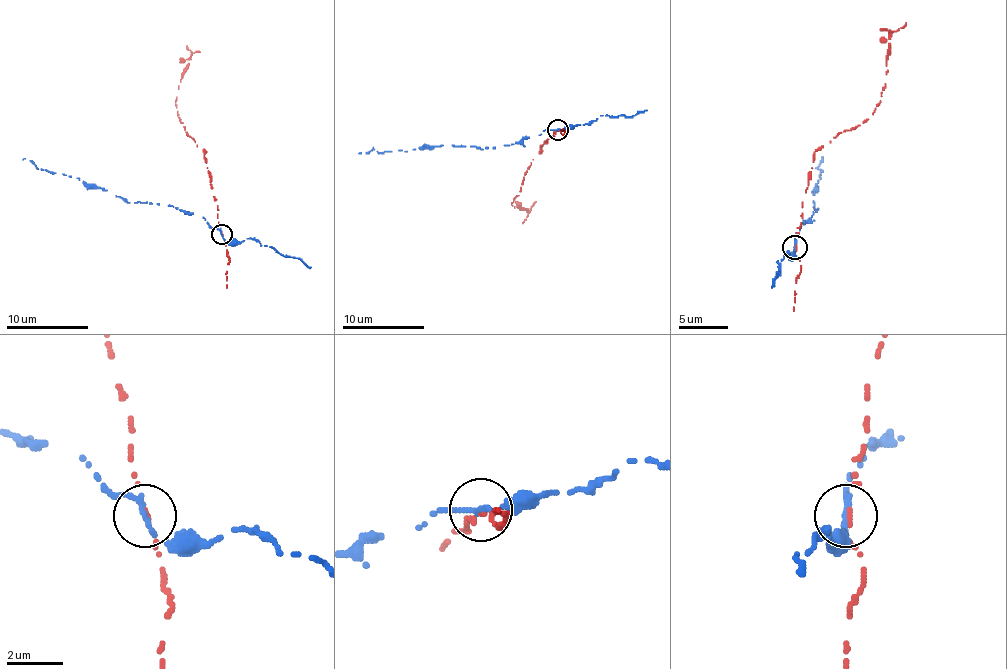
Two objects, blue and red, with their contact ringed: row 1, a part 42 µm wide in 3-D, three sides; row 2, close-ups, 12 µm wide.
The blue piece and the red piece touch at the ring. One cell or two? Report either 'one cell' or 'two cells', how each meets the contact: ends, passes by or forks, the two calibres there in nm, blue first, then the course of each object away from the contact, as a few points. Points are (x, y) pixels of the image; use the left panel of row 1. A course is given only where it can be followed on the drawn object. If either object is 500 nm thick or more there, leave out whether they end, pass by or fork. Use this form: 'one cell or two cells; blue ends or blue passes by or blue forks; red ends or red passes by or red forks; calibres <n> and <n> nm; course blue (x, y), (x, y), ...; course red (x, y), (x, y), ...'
two cells; blue passes by; red passes by; calibres 190 and 90 nm; course blue (221, 235), (202, 216), (174, 206), (124, 202), (106, 190), (90, 188), (77, 177), (38, 169), (22, 159); course red (221, 233), (204, 155), (178, 118), (176, 97), (186, 67), (184, 60), (192, 52), (186, 46)

